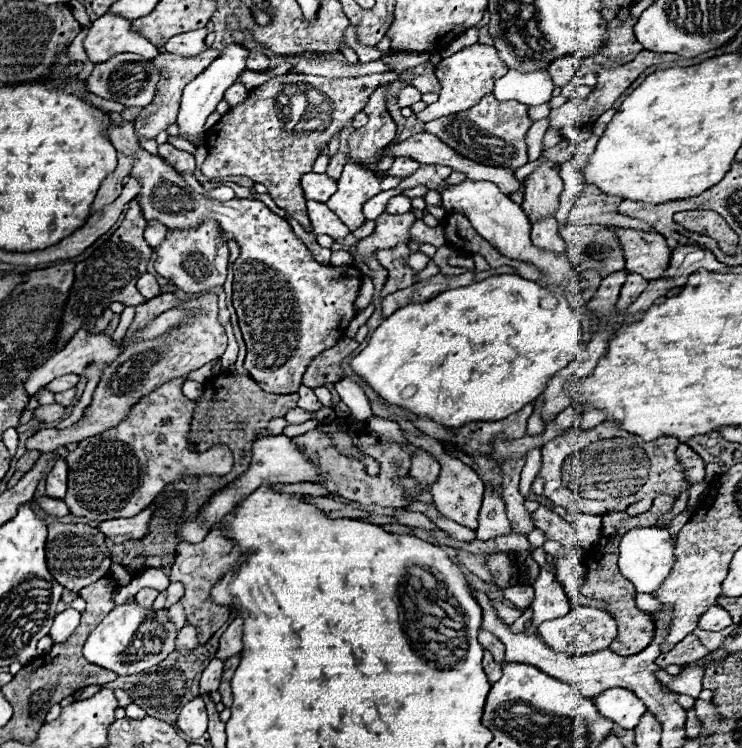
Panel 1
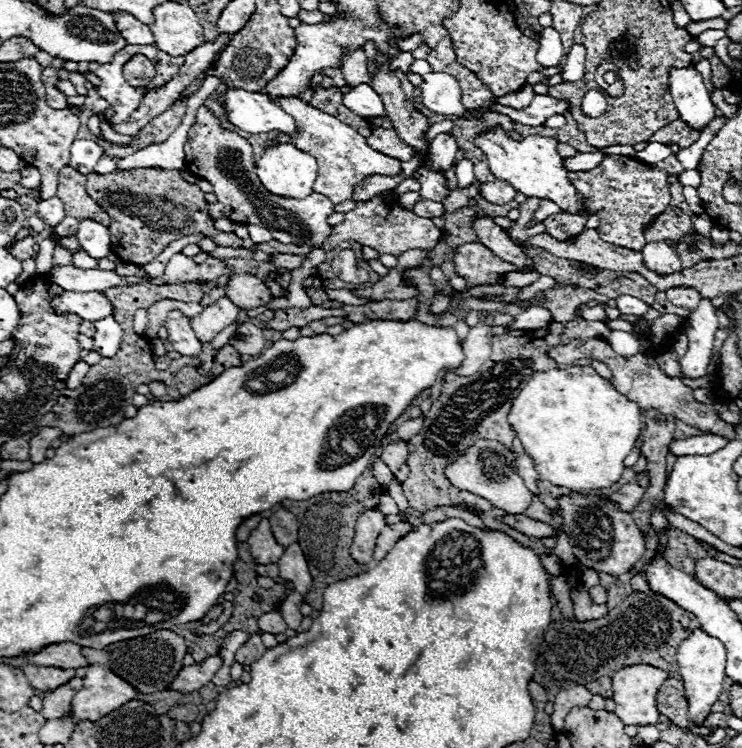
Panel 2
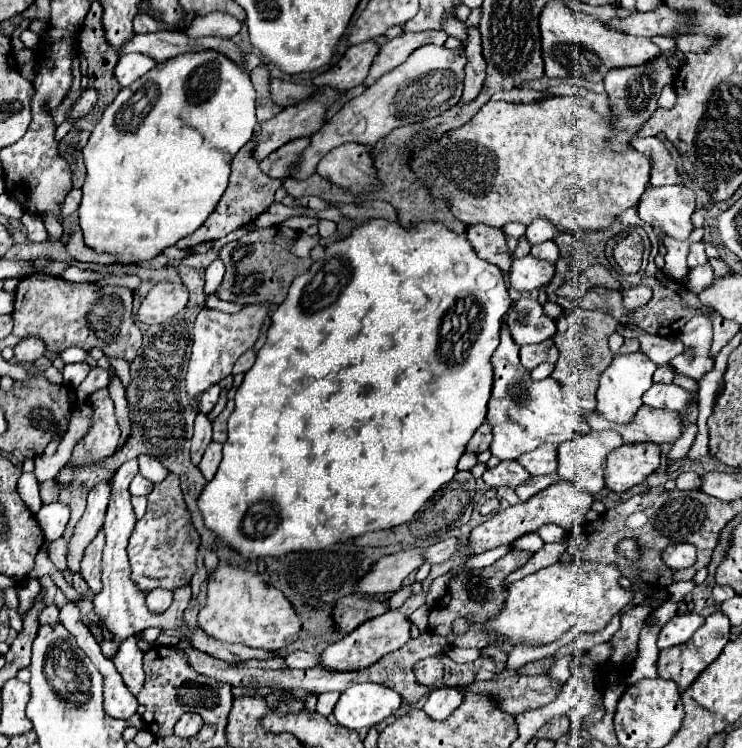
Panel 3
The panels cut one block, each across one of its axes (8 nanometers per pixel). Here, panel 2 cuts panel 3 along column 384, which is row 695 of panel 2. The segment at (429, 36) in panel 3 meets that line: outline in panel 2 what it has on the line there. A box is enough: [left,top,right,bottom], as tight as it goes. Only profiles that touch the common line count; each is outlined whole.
[42,678,82,718]

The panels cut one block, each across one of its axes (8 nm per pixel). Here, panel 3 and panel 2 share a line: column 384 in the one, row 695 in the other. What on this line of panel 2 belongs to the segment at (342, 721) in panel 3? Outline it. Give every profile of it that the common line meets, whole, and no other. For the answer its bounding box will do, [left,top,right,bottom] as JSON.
[676,628,726,726]

